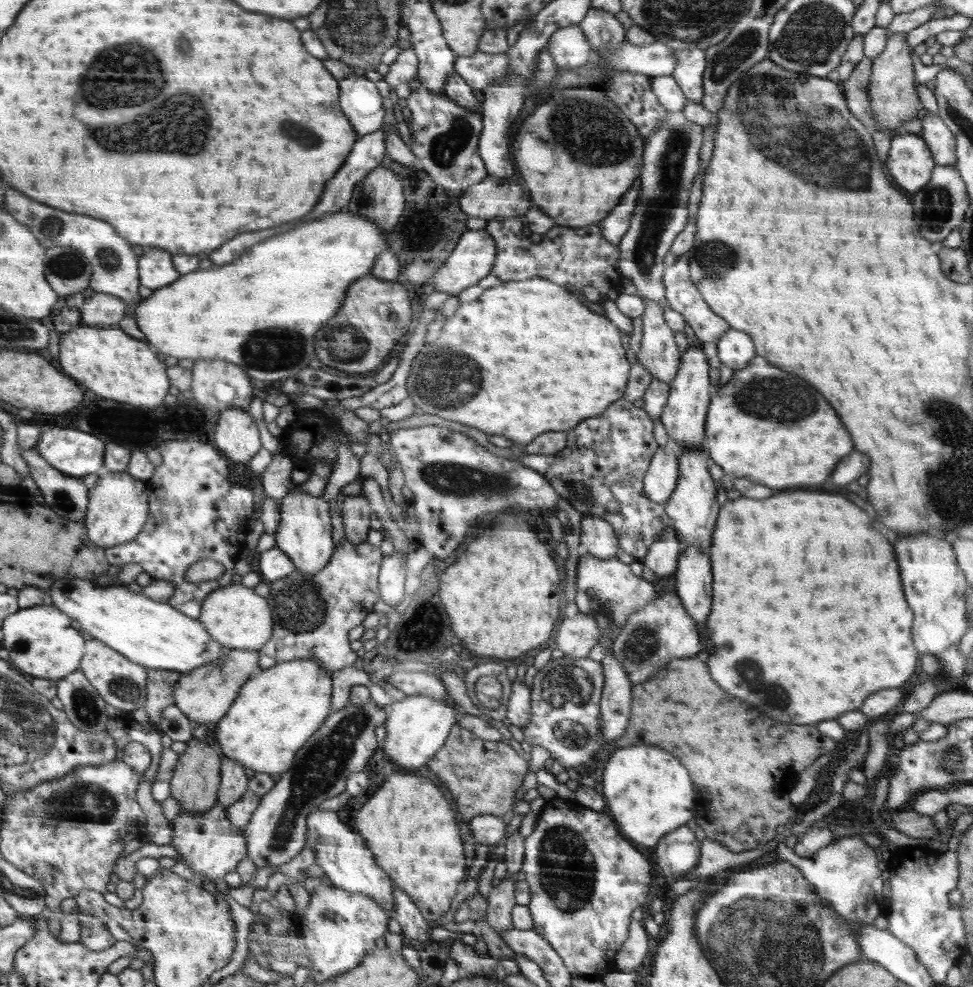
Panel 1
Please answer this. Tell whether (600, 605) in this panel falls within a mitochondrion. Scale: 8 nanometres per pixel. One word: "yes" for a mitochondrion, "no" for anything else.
yes

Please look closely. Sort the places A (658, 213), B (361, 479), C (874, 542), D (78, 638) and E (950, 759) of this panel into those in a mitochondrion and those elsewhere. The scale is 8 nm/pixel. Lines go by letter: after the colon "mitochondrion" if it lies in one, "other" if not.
A: mitochondrion
B: other
C: other
D: other
E: mitochondrion

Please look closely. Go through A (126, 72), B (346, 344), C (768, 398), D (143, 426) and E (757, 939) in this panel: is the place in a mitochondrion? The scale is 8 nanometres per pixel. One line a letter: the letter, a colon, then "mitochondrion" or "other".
A: mitochondrion
B: mitochondrion
C: mitochondrion
D: other
E: mitochondrion

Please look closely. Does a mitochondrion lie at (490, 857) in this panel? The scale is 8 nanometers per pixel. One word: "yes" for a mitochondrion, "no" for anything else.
no

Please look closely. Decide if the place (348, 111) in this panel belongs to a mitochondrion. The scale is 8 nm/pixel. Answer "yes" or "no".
no

